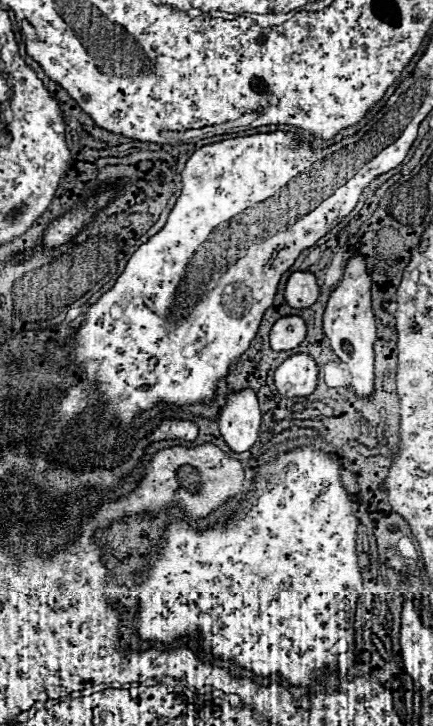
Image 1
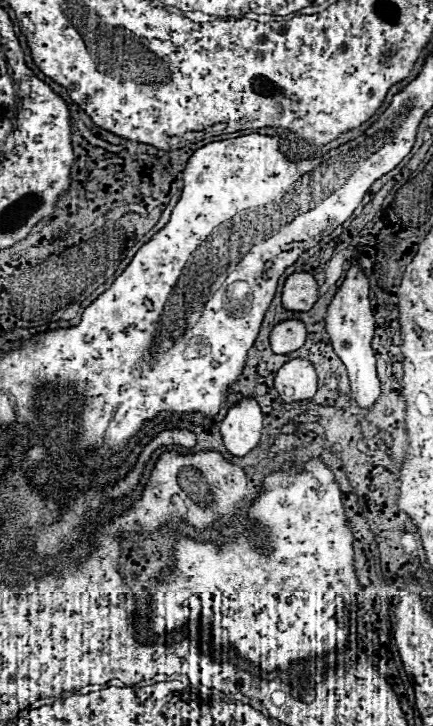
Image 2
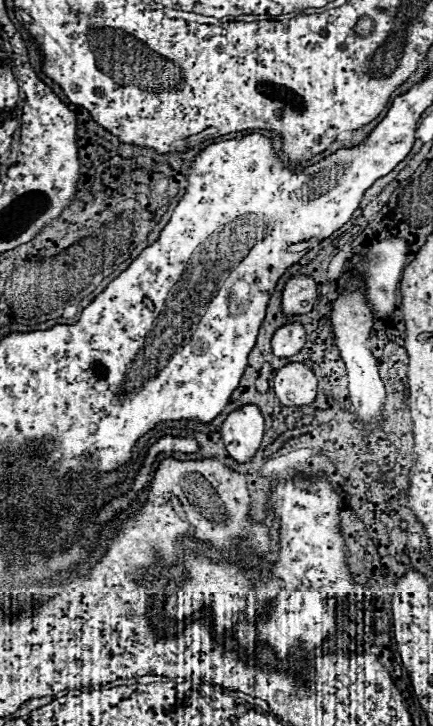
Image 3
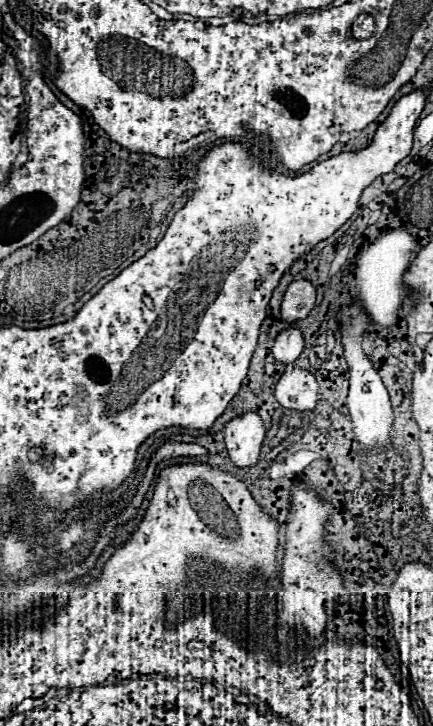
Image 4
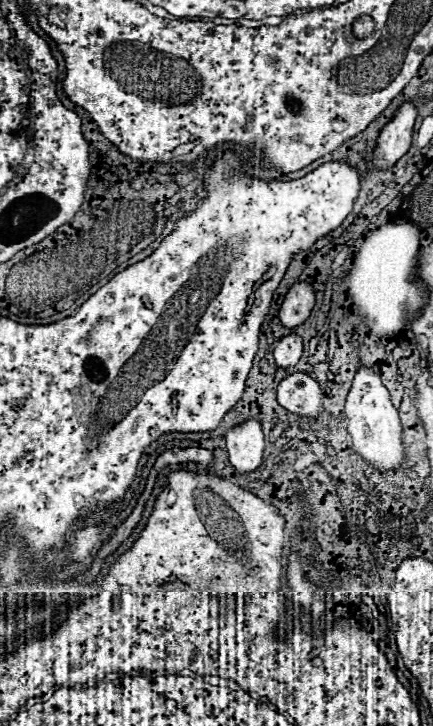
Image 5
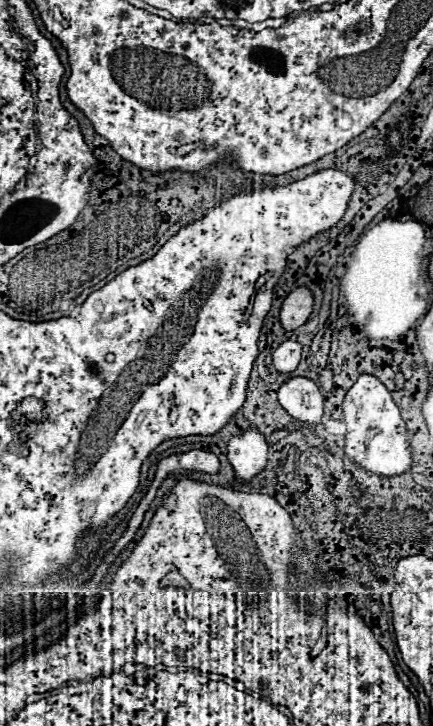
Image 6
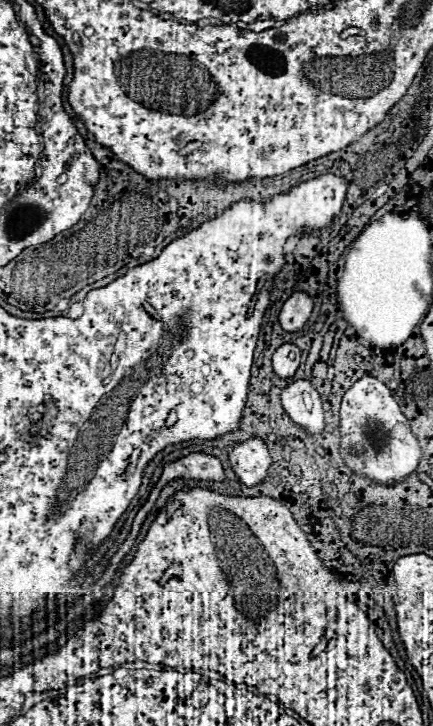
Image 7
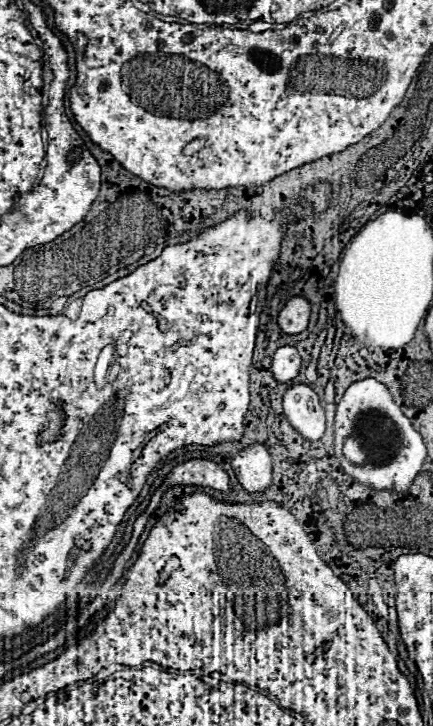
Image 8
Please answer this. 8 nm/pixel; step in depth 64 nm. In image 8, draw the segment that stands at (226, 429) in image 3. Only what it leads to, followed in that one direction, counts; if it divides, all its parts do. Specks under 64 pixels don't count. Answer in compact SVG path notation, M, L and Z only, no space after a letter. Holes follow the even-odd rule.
M262 444L238 452L232 458L232 468L248 494L264 494L272 484L272 460Z

